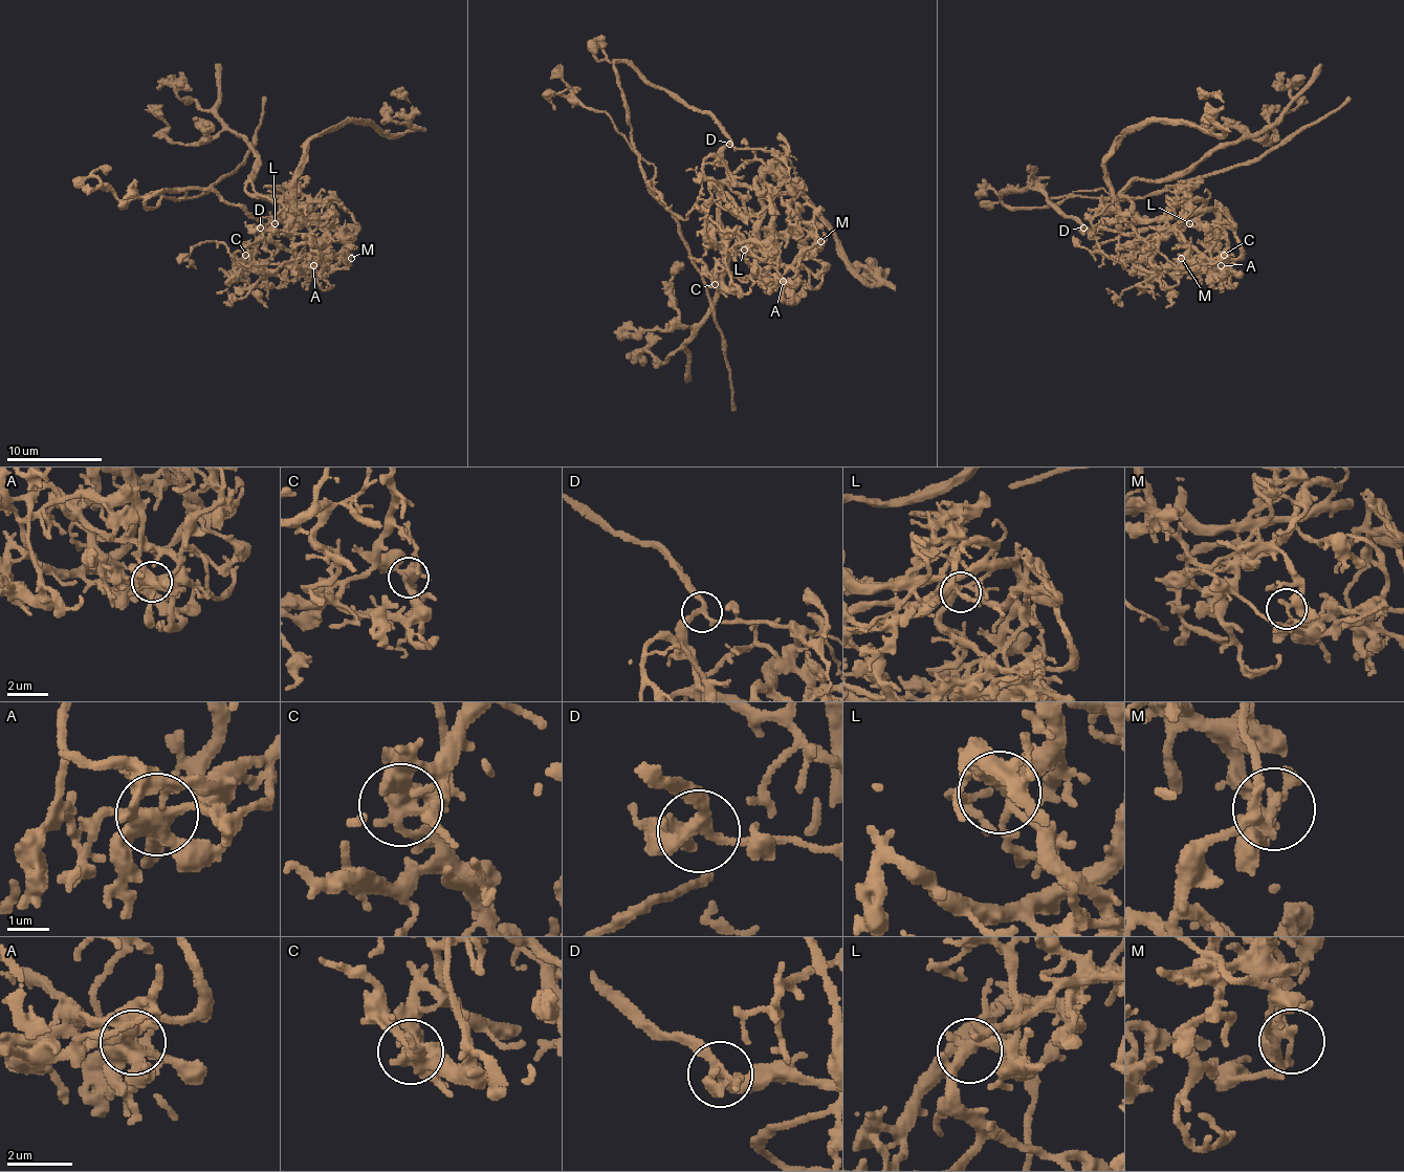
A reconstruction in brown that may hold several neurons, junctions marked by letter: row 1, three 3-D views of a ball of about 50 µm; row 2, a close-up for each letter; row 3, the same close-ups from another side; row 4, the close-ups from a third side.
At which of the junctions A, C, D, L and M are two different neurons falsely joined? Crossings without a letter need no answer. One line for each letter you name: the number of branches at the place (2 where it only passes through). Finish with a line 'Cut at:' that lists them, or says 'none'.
A: Branches: 6
C: Branches: 5
M: Branches: 3
Cut at: A, C, M

